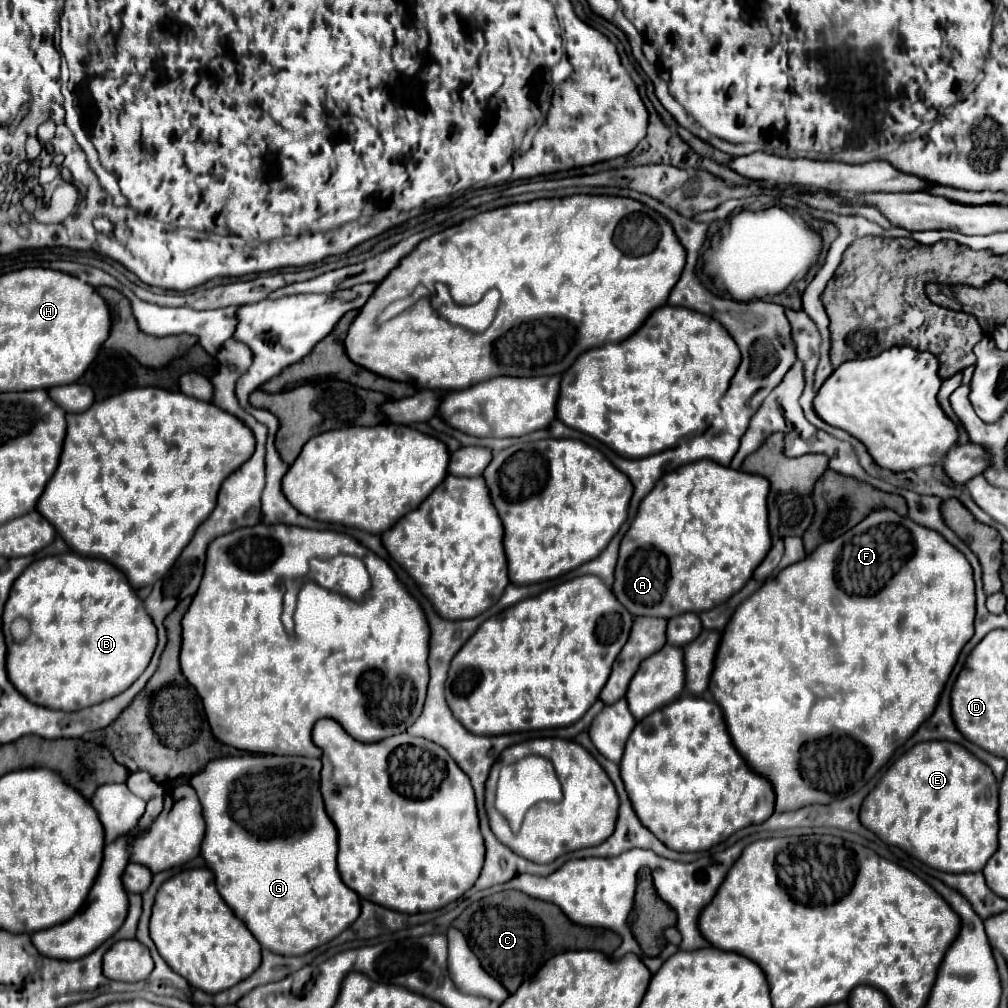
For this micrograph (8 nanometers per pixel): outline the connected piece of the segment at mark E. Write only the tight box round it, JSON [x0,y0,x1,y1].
[859,741,997,873]

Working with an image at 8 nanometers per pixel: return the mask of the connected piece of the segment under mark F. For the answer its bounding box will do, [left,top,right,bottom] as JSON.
[709,509,975,811]

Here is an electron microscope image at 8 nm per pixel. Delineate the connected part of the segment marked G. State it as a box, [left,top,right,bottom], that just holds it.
[191,755,361,955]

